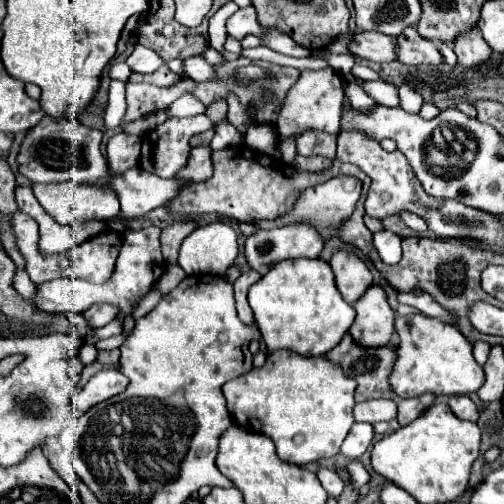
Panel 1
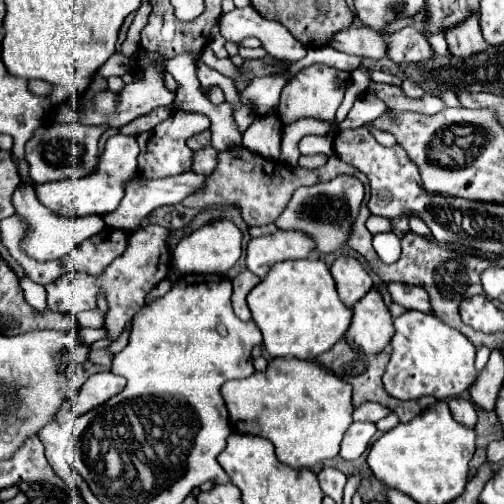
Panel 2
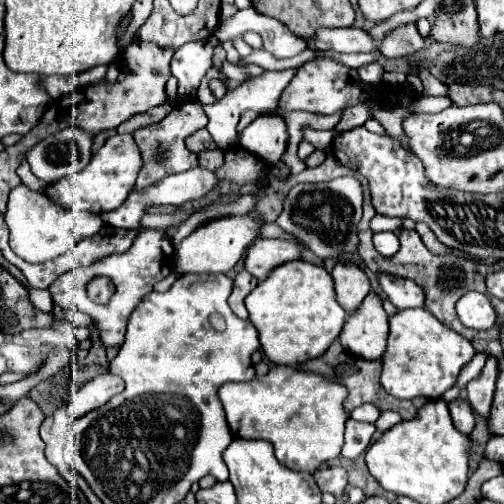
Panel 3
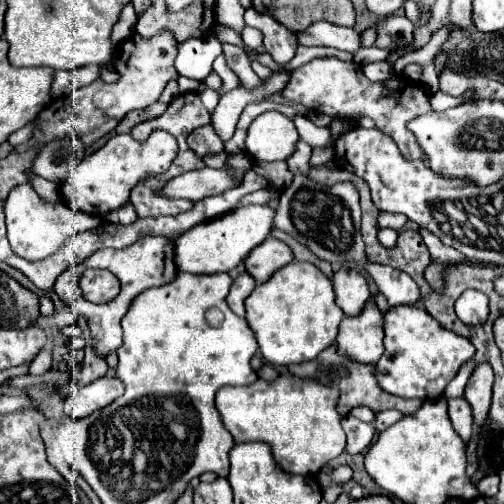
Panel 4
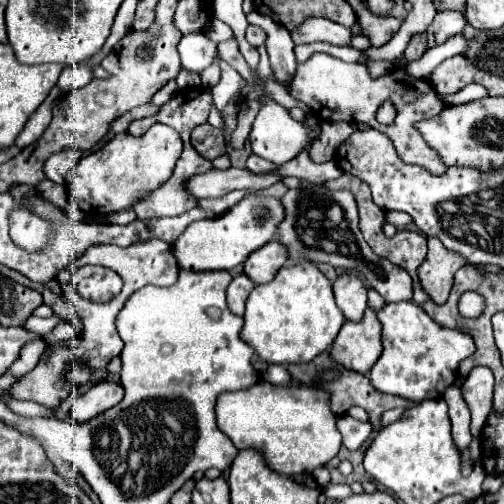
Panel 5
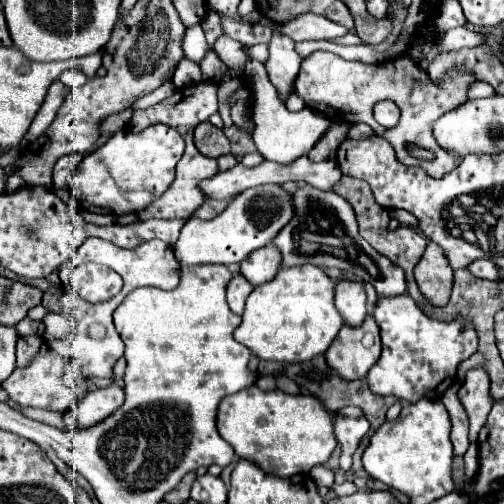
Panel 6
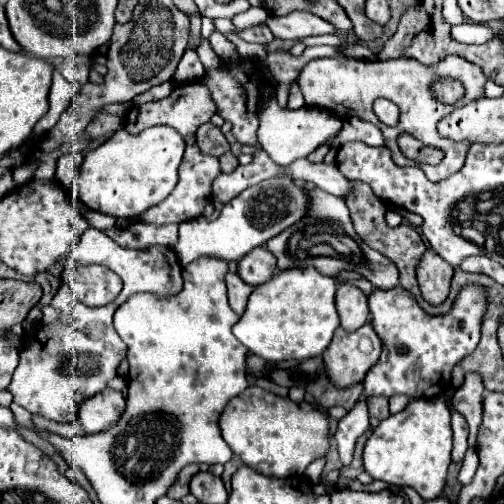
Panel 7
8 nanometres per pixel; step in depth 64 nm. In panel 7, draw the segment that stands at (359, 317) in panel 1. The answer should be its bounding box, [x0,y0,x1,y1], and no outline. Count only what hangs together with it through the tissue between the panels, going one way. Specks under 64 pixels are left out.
[324,324,382,388]

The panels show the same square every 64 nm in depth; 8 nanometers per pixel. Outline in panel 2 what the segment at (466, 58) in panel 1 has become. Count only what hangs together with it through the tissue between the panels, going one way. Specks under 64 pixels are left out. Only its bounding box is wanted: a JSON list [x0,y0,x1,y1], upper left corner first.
[444,12,486,56]

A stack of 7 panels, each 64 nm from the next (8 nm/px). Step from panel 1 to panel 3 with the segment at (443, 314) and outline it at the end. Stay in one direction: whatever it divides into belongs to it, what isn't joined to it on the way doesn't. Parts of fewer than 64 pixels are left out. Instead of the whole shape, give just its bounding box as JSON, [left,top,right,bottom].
[378,272,424,308]

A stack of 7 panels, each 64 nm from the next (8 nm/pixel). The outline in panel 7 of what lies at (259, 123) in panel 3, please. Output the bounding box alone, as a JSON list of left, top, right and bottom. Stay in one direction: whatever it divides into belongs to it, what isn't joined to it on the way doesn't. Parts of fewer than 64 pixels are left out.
[258,86,342,168]

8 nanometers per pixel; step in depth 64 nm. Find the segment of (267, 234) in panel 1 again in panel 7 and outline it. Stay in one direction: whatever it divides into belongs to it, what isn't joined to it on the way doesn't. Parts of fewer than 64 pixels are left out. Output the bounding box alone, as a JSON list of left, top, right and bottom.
[238,248,276,286]

